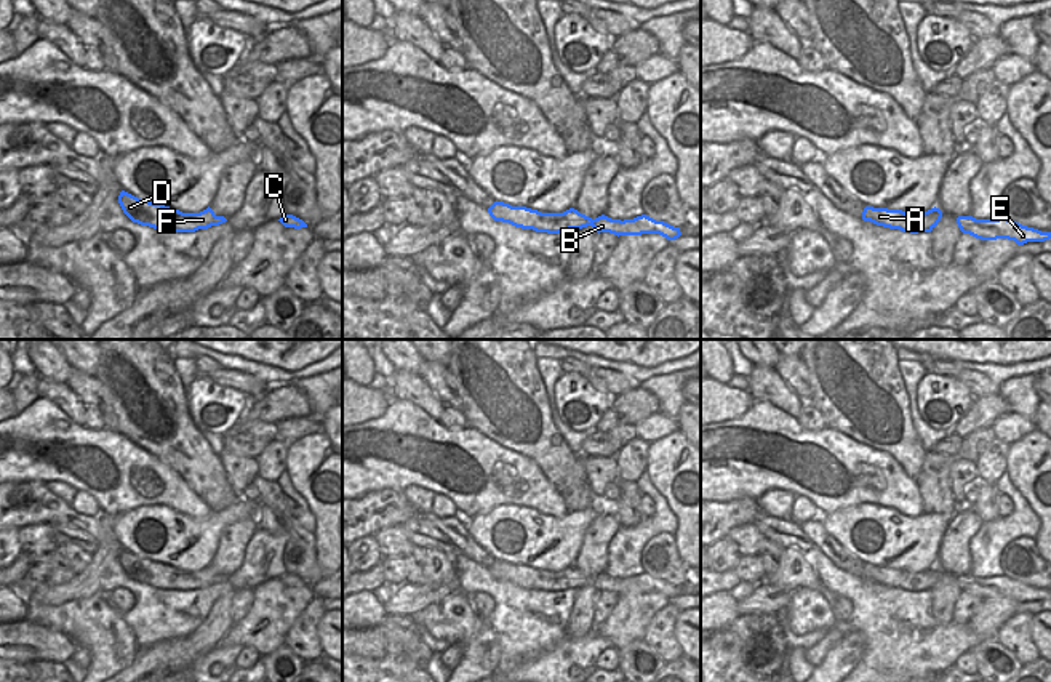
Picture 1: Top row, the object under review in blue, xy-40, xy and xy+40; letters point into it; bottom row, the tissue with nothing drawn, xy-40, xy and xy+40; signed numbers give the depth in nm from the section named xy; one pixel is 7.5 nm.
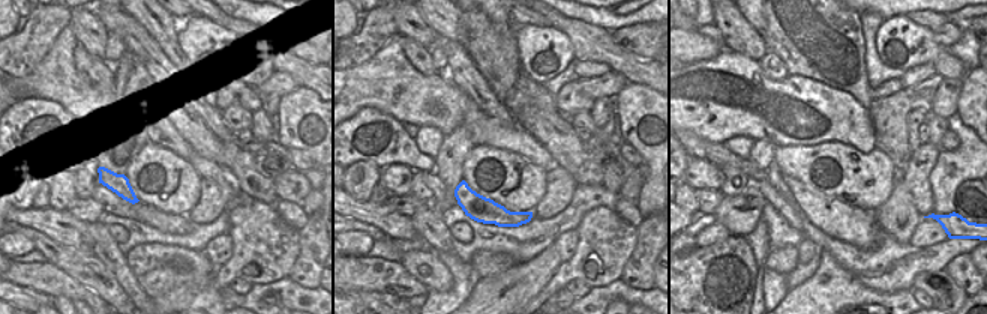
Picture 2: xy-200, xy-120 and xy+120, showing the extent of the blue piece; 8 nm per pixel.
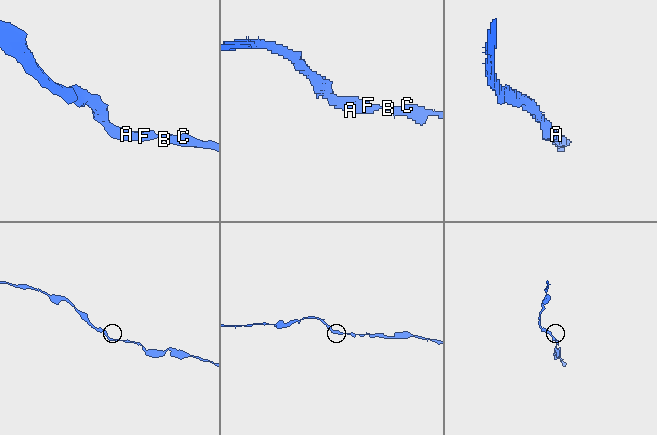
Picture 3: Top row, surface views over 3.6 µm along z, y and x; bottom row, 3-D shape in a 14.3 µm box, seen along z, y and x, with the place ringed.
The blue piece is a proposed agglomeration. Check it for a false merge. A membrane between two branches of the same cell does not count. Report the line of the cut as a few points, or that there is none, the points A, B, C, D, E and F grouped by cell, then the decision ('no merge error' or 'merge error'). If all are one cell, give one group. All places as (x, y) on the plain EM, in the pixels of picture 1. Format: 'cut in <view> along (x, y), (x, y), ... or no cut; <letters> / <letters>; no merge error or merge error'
no cut; A B C D E F; no merge error

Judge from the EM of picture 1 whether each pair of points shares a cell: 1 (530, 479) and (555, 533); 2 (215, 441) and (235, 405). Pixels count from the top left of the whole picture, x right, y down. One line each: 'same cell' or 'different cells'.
1: different cells
2: different cells

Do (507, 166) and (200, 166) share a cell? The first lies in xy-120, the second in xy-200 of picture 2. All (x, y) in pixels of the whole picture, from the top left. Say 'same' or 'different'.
different

